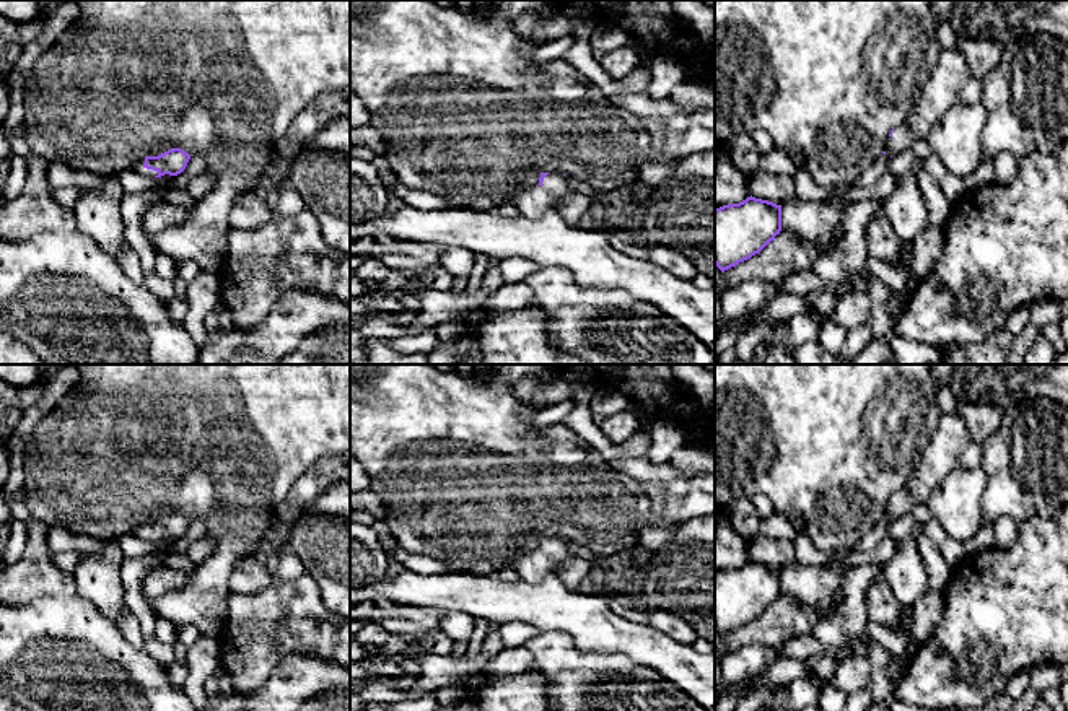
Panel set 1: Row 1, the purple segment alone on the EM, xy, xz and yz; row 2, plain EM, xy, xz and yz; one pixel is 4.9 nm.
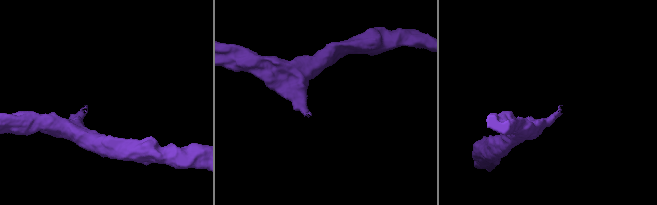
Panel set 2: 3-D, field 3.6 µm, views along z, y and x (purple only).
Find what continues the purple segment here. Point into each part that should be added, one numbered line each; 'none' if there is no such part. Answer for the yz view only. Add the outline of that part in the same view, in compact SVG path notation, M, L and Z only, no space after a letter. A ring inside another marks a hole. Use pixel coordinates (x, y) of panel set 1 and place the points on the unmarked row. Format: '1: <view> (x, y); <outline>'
1: yz (951, 446); M943 413L928 447L915 464L913 475L887 503L886 519L895 521L928 501L954 469L978 469L982 464L982 444L972 436L961 413Z

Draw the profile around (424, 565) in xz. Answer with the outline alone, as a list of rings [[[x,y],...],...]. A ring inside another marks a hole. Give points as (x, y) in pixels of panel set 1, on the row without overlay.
[[[397,552],[399,561],[404,565],[404,568],[412,569],[418,574],[446,574],[454,573],[448,565],[443,561],[425,556],[425,555],[415,555],[410,552]]]

